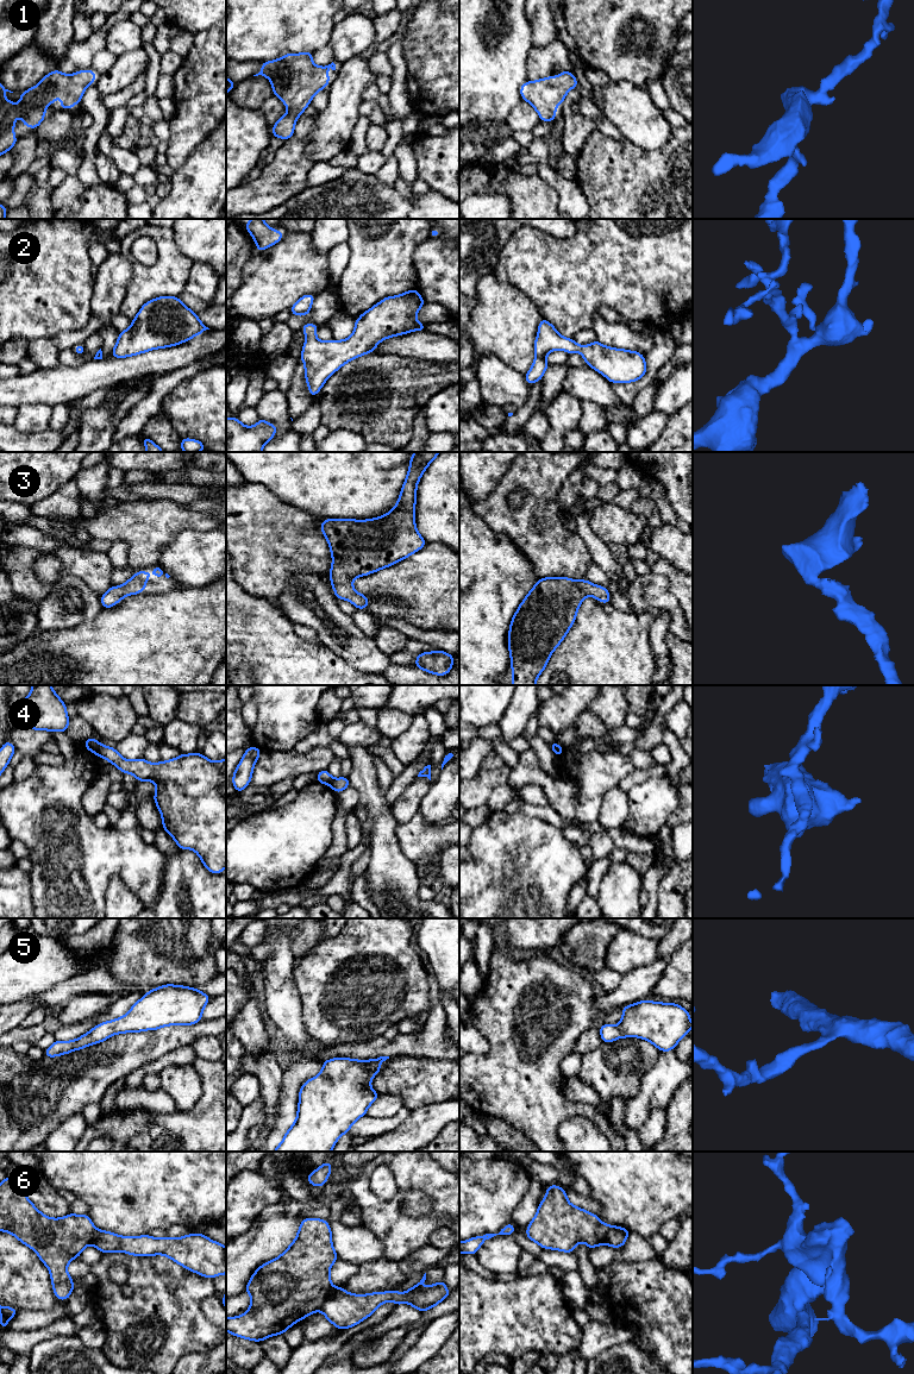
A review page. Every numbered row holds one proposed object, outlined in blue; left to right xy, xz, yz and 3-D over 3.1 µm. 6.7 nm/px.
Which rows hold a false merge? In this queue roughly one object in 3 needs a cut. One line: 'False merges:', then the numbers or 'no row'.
False merges: 4, 6

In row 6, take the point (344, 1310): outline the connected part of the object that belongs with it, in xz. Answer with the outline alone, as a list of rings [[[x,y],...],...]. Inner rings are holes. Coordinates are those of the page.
[[[426,1273],[415,1286],[403,1293],[393,1290],[369,1294],[352,1294],[346,1292],[343,1287],[333,1287],[320,1311],[326,1319],[339,1330],[357,1325],[370,1317],[378,1306],[389,1300],[392,1300],[395,1306],[408,1303],[412,1307],[424,1313],[428,1309],[436,1307],[452,1292],[446,1288],[443,1280],[425,1290],[425,1280]]]

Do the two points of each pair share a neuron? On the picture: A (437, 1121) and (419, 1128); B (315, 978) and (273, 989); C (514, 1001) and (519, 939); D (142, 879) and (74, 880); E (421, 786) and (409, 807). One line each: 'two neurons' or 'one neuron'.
A: one neuron
B: two neurons
C: two neurons
D: one neuron
E: one neuron

